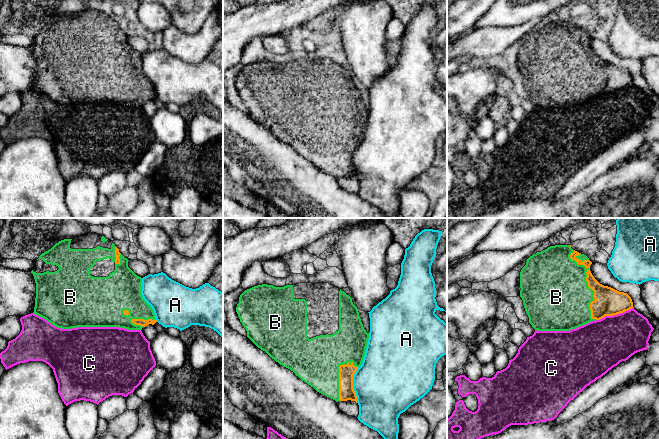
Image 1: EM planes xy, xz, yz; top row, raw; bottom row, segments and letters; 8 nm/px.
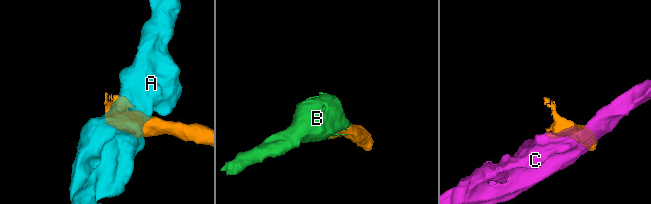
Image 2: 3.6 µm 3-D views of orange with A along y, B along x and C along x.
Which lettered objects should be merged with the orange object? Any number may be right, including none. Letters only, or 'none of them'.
B

